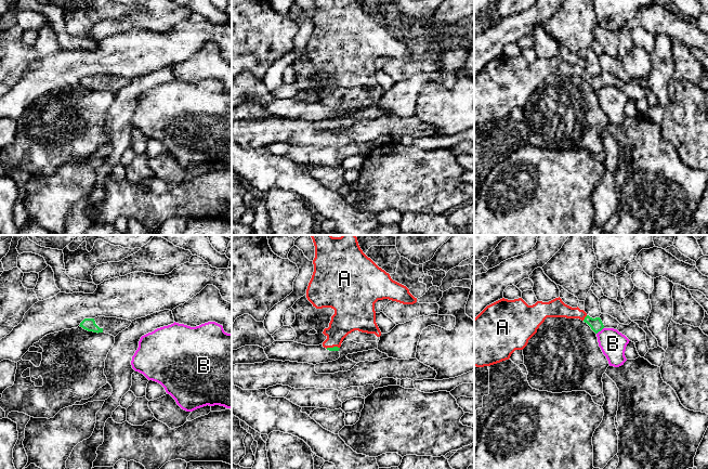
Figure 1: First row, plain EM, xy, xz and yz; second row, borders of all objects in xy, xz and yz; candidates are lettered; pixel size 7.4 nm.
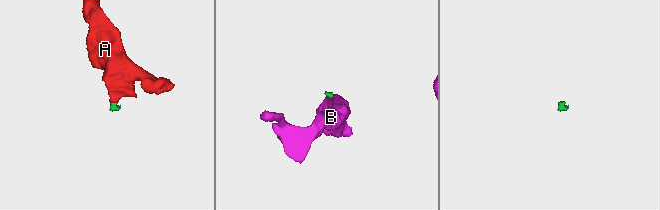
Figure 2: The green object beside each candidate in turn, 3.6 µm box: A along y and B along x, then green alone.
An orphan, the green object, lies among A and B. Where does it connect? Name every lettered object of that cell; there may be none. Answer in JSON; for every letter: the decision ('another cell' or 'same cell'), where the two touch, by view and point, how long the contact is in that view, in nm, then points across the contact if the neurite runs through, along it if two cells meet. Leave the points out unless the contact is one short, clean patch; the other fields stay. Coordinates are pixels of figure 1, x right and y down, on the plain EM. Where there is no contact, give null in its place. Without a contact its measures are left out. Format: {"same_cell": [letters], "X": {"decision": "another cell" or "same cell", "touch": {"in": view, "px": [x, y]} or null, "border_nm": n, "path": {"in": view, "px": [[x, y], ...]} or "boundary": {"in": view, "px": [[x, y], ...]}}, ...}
{"same_cell": ["A"], "A": {"decision": "same cell", "touch": {"in": "yz", "px": [585, 75]}, "border_nm": 50, "path": {"in": "yz", "px": [[595, 81], [585, 75], [555, 65]]}}, "B": {"decision": "another cell", "touch": {"in": "yz", "px": [600, 88]}, "border_nm": 80, "boundary": {"in": "yz", "px": [[603, 85], [597, 91]]}}}

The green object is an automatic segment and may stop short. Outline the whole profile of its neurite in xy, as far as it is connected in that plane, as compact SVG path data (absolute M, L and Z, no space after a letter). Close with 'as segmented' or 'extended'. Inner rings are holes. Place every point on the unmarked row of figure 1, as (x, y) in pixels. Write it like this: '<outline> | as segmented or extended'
M97 74L95 76L84 76L79 83L88 89L105 90L116 94L128 86L131 80L131 78L117 75Z | extended

